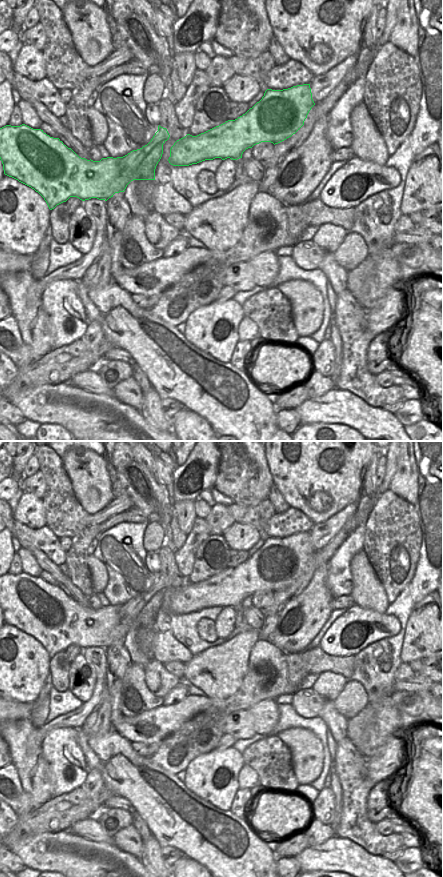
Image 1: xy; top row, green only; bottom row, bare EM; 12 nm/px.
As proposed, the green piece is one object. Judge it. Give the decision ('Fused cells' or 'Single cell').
Fused cells

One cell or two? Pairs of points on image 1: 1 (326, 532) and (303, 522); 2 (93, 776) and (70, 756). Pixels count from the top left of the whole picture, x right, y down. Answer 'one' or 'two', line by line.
1: two
2: two

